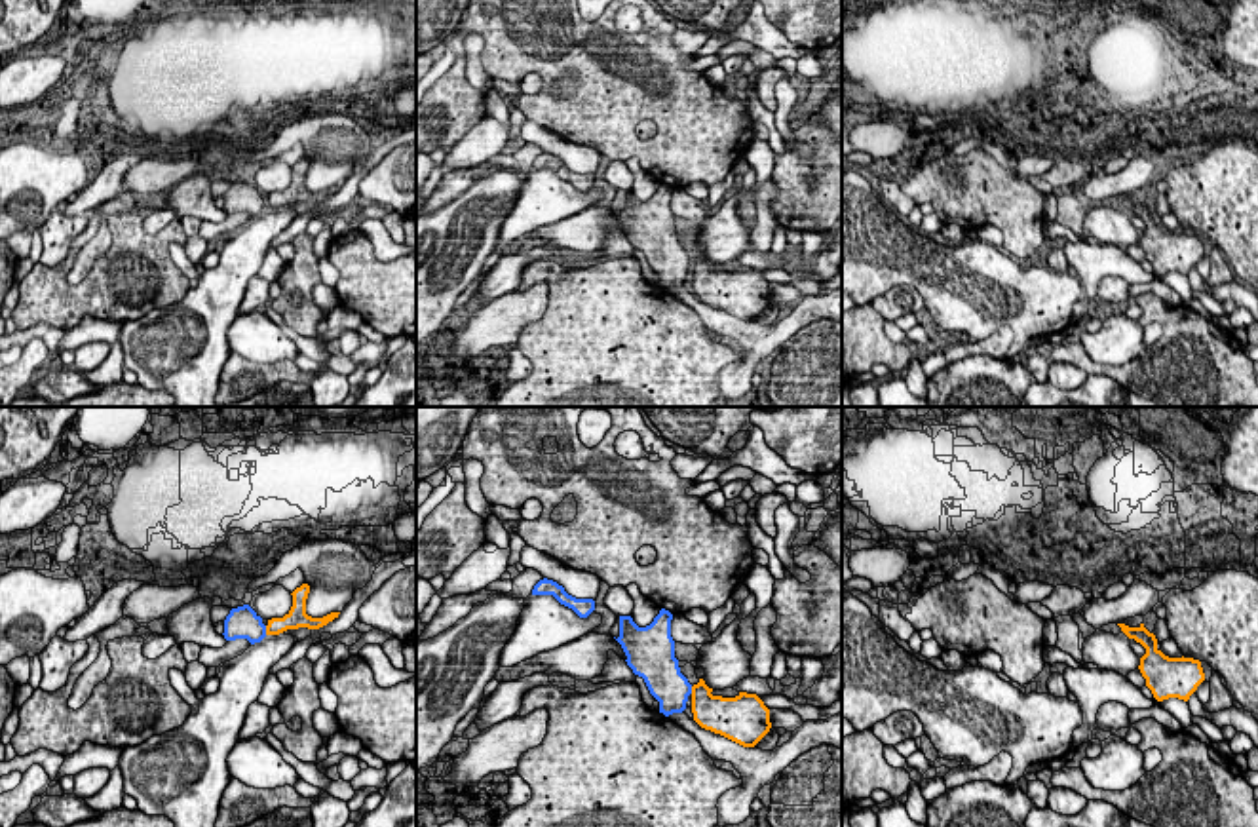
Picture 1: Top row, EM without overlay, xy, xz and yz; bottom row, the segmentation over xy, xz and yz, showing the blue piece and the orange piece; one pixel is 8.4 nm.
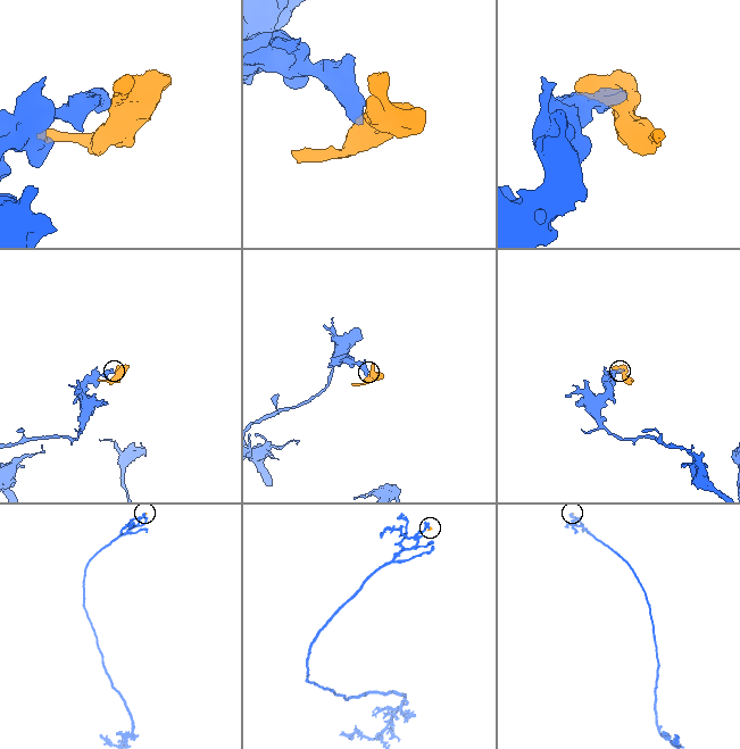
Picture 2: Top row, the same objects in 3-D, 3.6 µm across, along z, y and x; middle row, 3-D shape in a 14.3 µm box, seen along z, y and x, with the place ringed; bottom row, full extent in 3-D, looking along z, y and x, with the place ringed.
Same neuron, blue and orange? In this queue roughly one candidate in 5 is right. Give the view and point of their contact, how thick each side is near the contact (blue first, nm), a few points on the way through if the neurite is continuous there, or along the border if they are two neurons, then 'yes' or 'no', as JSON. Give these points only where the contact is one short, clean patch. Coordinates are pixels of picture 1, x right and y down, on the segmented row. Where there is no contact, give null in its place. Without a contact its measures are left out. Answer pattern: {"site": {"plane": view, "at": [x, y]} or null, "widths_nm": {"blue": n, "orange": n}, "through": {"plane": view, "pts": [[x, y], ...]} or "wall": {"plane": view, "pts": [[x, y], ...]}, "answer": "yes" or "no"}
{"site": {"plane": "xy", "at": [265, 630]}, "widths_nm": {"blue": 280, "orange": 140}, "wall": {"plane": "xy", "pts": [[265, 626], [266, 634]]}, "answer": "no"}

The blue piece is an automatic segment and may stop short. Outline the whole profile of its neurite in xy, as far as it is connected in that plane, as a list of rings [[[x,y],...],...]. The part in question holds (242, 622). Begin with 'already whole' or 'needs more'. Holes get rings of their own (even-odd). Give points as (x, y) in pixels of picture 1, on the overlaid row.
already whole; [[[249,606],[232,608],[224,620],[224,639],[247,639],[251,644],[260,643],[266,637],[266,625],[262,618]]]

